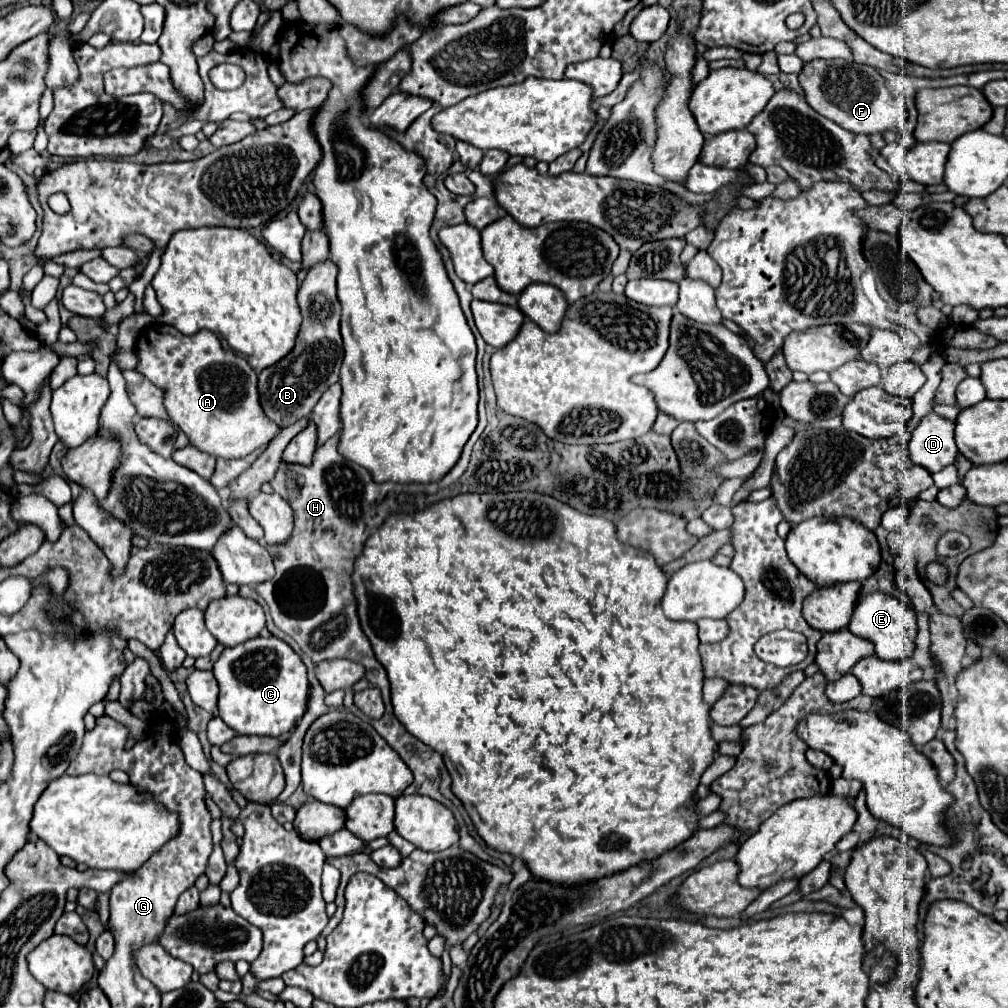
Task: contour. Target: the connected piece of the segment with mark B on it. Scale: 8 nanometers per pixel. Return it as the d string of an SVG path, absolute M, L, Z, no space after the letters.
M328 258L324 262L314 264L300 290L298 304L302 308L302 328L296 342L296 348L282 358L278 364L264 368L258 376L260 402L270 420L274 420L280 428L308 416L320 396L338 382L340 364L344 358L344 346L340 336L340 302L336 296L336 264Z

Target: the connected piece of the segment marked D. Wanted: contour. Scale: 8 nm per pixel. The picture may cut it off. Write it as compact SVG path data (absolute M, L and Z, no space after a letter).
M930 412L918 422L906 448L914 464L924 466L928 472L938 472L952 464L958 454L954 444L954 424L940 418L936 412Z

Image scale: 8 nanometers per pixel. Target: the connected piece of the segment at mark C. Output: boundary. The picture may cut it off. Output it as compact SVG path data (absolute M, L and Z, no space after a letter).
M254 638L234 648L224 648L212 668L218 684L220 718L236 734L258 734L280 738L288 734L306 712L308 678L300 656L280 638Z

